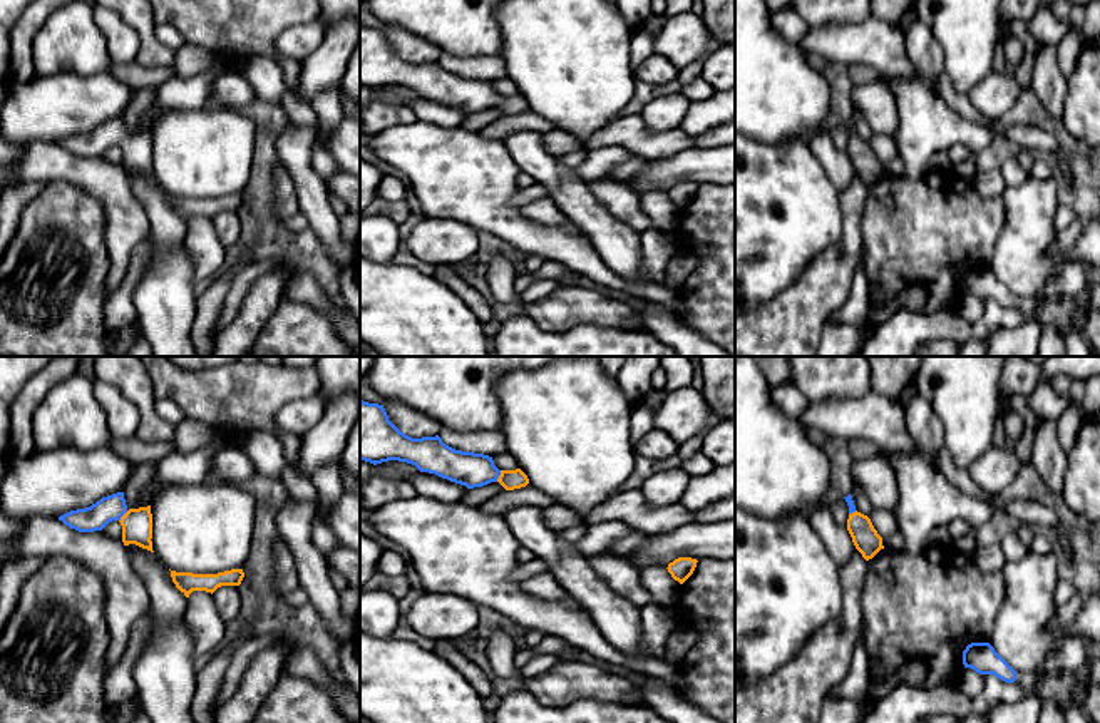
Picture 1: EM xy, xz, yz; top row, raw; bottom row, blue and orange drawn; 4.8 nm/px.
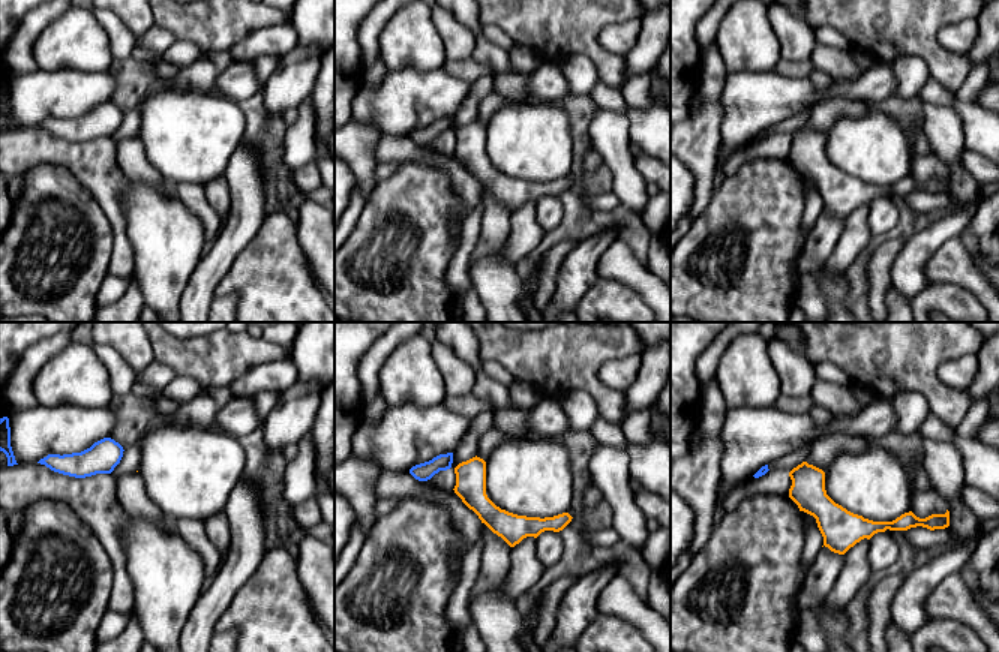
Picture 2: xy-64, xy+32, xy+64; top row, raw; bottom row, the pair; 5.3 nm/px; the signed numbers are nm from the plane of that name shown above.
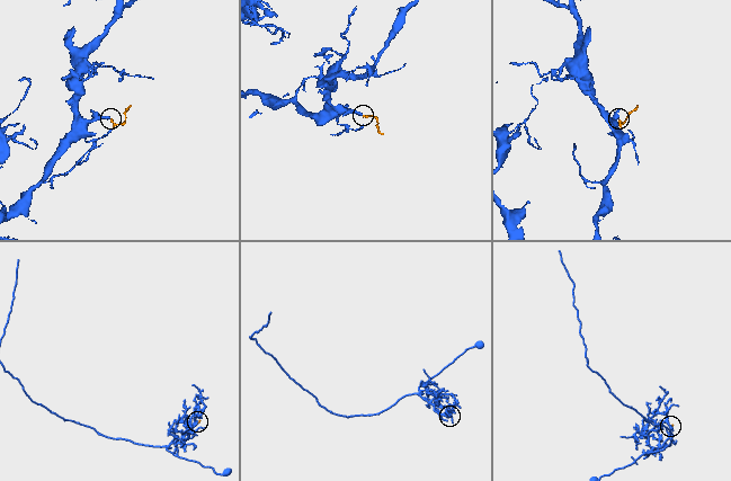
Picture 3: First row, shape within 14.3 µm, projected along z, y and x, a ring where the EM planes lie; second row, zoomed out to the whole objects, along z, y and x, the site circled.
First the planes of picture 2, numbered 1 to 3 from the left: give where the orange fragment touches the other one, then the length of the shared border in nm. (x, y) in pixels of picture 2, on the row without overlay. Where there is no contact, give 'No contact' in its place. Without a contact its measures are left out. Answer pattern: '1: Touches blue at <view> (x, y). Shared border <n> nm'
1: No contact
2: No contact
3: No contact

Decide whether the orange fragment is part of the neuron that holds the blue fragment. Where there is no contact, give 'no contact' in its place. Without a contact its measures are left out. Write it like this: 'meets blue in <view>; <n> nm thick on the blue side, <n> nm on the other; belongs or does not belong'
meets blue in xz; 170 nm thick on the blue side, 100 nm on the other; belongs

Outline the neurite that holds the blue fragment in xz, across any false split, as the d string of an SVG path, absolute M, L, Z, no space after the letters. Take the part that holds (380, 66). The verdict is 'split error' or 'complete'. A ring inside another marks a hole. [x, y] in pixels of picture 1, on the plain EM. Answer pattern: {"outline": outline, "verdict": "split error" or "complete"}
{"outline": "M360 25L360 85L373 90L398 85L415 90L420 97L435 99L467 114L499 107L506 115L526 112L527 100L521 95L499 95L492 82L455 75L439 60L412 64L400 57L378 28Z", "verdict": "split error"}

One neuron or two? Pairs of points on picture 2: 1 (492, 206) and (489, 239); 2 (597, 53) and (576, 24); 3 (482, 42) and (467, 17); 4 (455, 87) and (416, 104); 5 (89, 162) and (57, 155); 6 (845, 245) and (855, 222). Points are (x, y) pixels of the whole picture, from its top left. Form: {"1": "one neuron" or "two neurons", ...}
{"1": "one neuron", "2": "one neuron", "3": "one neuron", "4": "one neuron", "5": "one neuron", "6": "one neuron"}

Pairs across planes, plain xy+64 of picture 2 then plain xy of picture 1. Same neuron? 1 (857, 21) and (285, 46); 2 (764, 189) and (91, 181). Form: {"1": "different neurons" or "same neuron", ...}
{"1": "different neurons", "2": "different neurons"}

